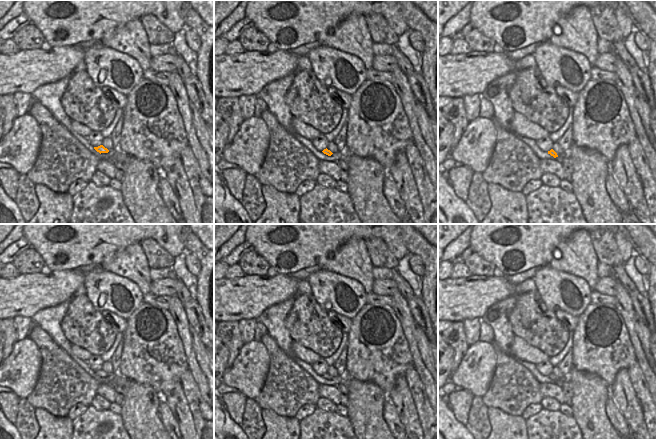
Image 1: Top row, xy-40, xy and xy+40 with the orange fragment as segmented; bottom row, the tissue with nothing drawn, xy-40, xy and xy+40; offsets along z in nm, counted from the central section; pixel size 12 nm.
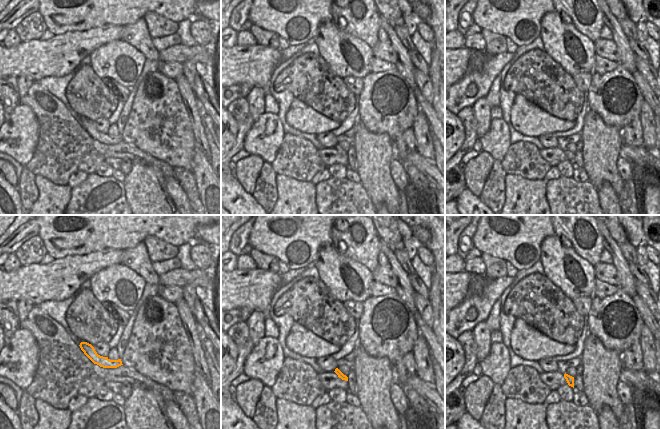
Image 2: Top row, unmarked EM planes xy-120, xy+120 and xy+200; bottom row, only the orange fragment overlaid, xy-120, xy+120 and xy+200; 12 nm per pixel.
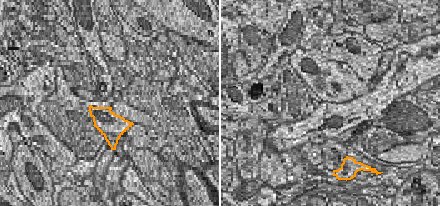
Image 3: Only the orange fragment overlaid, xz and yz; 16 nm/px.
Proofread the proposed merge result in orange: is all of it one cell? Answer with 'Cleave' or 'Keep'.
Keep

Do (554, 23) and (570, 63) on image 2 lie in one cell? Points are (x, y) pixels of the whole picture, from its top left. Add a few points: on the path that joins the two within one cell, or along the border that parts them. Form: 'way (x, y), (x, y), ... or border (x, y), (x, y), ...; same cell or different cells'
way (555, 33), (563, 43), (565, 53); same cell

